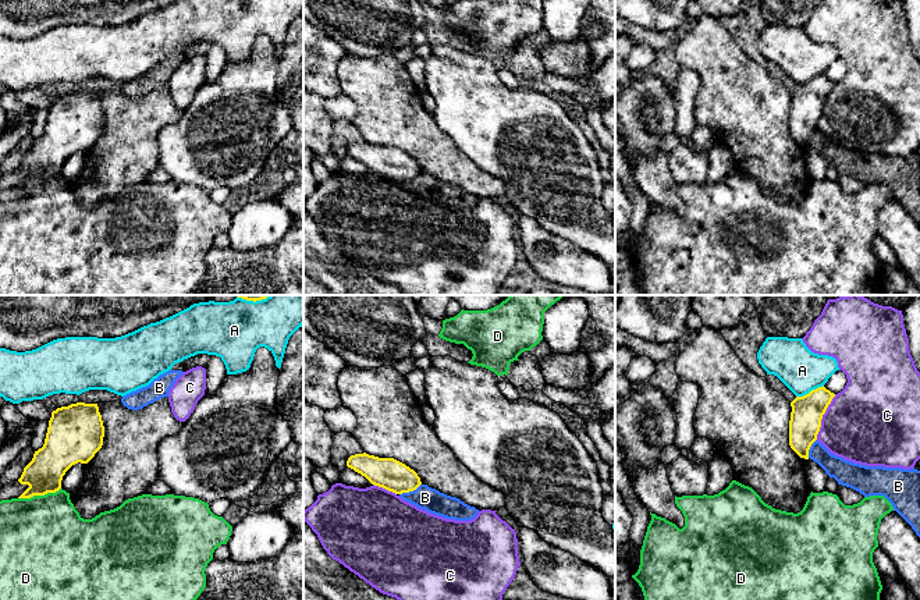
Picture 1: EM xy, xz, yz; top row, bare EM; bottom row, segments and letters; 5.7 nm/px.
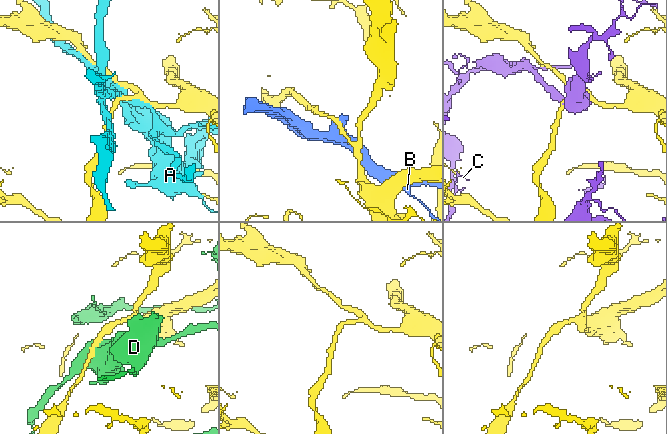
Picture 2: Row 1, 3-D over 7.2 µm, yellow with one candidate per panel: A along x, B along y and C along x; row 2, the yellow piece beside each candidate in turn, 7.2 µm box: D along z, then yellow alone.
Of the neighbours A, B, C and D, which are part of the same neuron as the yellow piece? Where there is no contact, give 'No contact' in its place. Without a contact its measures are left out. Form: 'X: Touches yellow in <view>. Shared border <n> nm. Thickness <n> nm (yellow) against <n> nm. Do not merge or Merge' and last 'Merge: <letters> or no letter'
A: Touches yellow in yz. Shared border 180 nm. Thickness 180 nm (yellow) against 260 nm. Do not merge
B: Touches yellow in xz. Shared border 140 nm. Thickness 180 nm (yellow) against 140 nm. Do not merge
C: Touches yellow in yz. Shared border 280 nm. Thickness 180 nm (yellow) against 460 nm. Do not merge
D: Touches yellow in xy. Shared border 260 nm. Thickness 220 nm (yellow) against 500 nm. Do not merge
Merge: no letter

